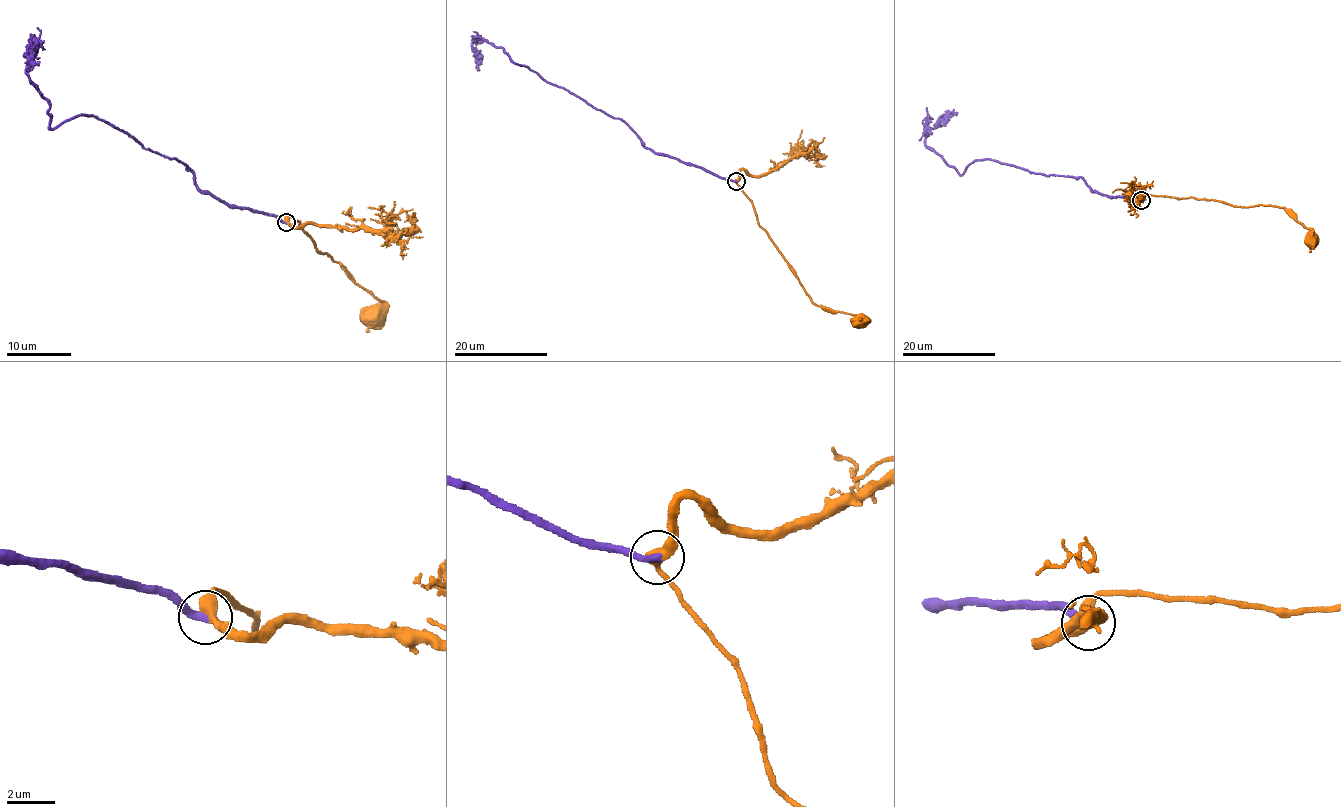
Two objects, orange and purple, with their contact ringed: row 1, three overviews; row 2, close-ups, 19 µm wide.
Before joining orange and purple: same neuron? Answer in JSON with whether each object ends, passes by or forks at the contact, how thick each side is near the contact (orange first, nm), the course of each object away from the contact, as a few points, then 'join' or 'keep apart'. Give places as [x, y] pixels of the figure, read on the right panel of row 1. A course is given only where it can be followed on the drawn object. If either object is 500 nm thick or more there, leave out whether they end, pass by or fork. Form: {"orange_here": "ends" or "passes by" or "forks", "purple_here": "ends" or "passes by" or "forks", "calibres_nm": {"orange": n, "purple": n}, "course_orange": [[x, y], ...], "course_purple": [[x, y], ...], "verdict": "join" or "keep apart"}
{"orange_here": "passes by", "purple_here": "ends", "calibres_nm": {"orange": 440, "purple": 360}, "course_orange": [[1141, 201], [1144, 195], [1151, 194], [1216, 200], [1242, 207], [1274, 205], [1292, 214], [1314, 237], [1312, 239]], "course_purple": [[1141, 201], [1094, 192], [1079, 177], [989, 159], [961, 175], [925, 144], [928, 130], [957, 112]], "verdict": "join"}

